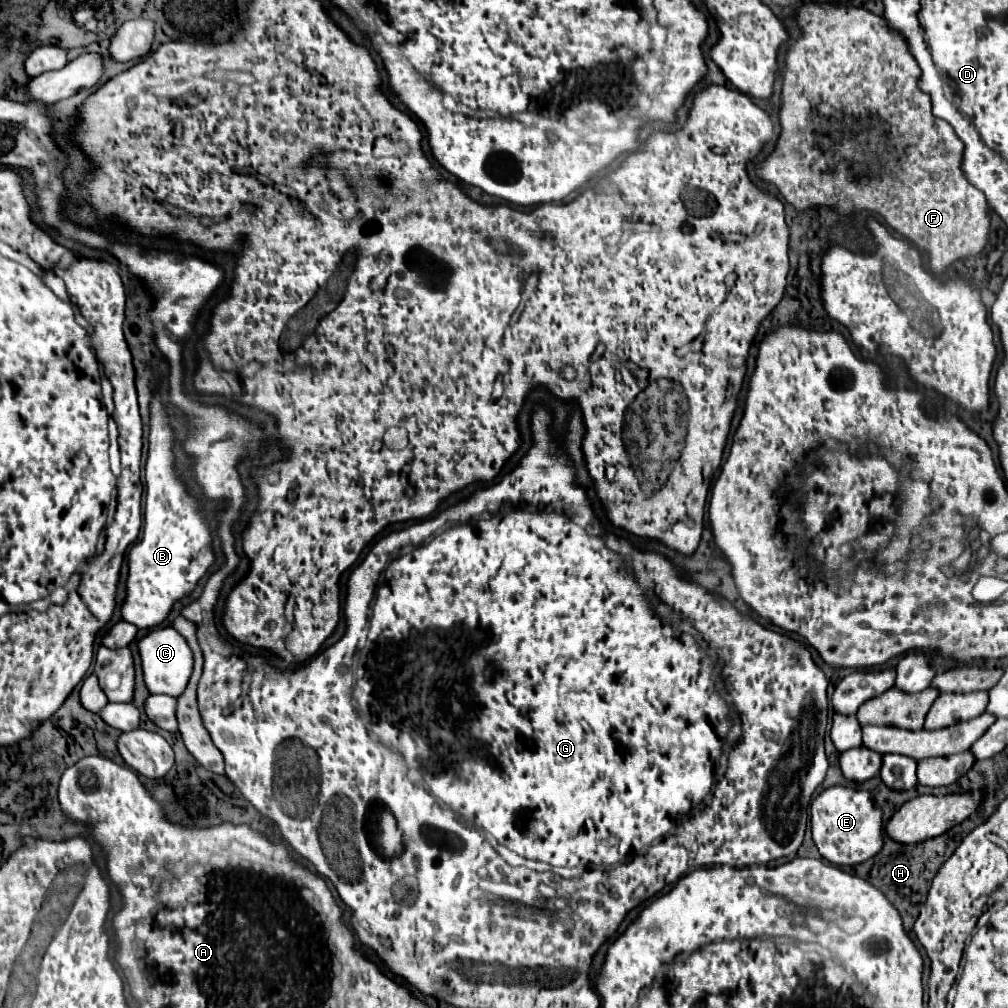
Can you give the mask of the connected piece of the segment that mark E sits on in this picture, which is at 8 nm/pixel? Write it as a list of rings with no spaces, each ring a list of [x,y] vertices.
[[[832,786],[816,796],[810,806],[812,840],[828,862],[836,866],[852,866],[876,856],[882,848],[882,812],[874,806],[870,792]]]

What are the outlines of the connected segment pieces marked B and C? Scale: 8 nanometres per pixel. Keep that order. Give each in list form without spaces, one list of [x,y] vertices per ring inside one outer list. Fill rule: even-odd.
[[[160,398],[150,402],[150,450],[146,462],[146,512],[142,540],[128,552],[126,598],[120,608],[122,620],[138,628],[154,628],[166,620],[172,604],[190,594],[214,562],[212,538],[198,510],[198,500],[188,496],[186,486],[174,472],[172,430]]]
[[[154,628],[144,638],[138,640],[138,652],[142,660],[142,672],[144,672],[144,684],[150,694],[168,694],[168,696],[180,696],[184,692],[188,678],[192,674],[192,650],[184,642],[184,638],[172,628]]]

